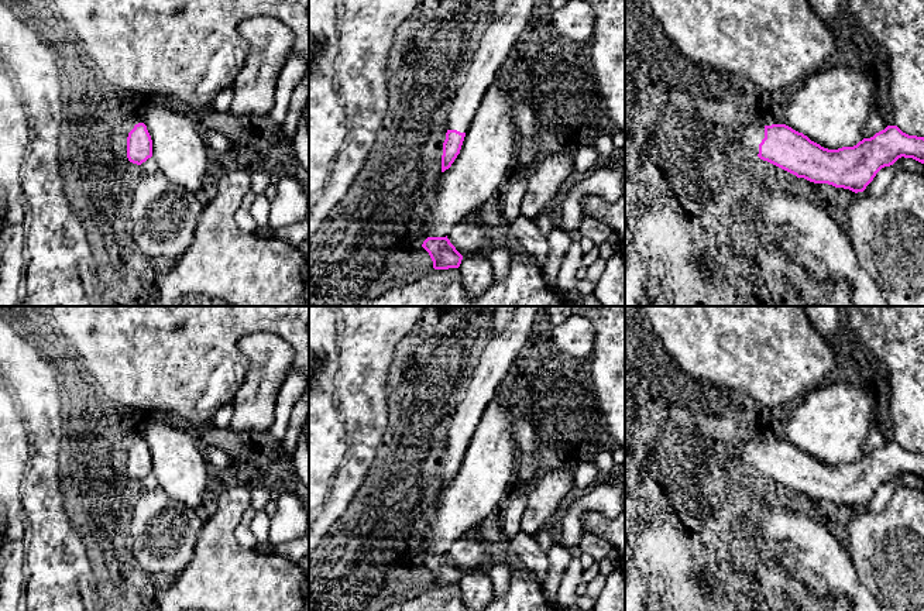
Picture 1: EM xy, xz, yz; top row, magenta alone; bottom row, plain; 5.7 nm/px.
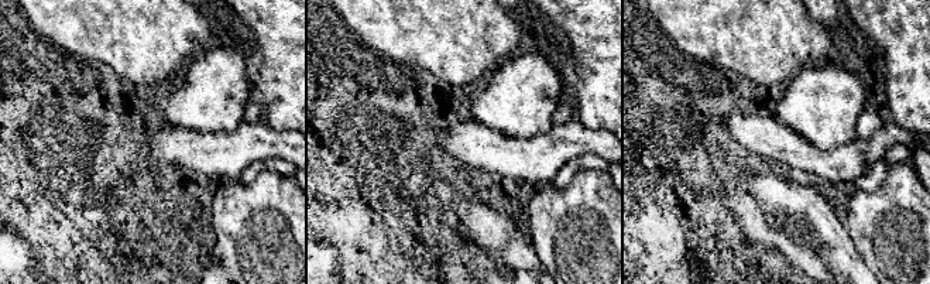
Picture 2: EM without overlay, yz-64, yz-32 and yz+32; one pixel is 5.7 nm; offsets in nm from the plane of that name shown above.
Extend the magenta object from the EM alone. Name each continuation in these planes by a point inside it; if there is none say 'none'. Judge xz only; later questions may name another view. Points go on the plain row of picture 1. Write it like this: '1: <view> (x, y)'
1: xz (500, 353)

